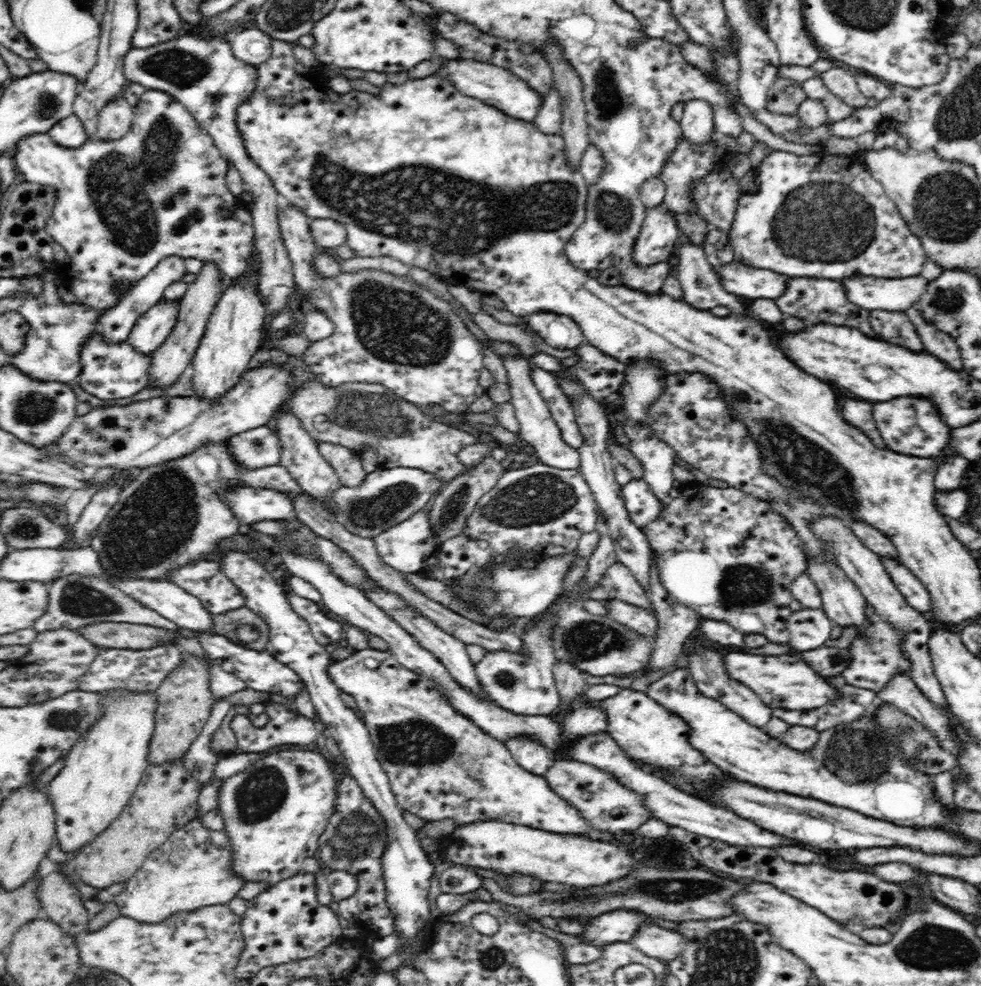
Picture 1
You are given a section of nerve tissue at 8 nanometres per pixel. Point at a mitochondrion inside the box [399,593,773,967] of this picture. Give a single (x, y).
(676, 892)

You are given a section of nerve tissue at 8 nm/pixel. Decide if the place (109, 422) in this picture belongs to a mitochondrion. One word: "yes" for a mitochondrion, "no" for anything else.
no

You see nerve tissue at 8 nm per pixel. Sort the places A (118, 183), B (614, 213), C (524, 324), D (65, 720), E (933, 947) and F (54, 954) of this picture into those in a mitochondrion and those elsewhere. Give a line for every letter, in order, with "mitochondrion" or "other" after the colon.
A: mitochondrion
B: mitochondrion
C: other
D: mitochondrion
E: mitochondrion
F: other

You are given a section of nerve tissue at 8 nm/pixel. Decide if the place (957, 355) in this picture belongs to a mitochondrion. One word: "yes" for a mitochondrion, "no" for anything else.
no

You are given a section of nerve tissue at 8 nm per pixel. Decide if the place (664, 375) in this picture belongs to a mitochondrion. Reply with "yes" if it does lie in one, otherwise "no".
no

